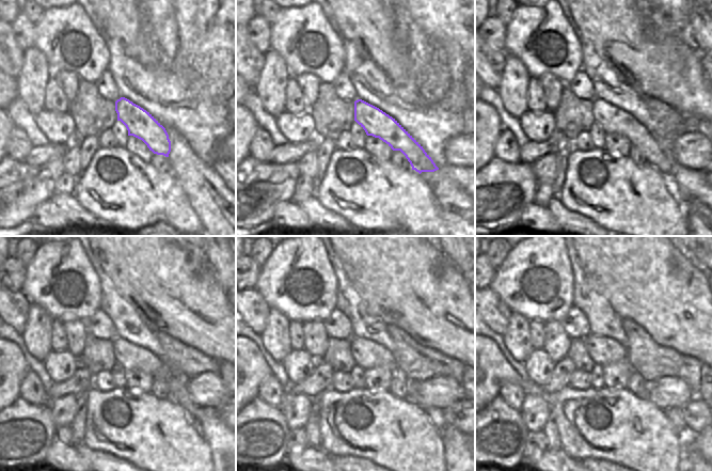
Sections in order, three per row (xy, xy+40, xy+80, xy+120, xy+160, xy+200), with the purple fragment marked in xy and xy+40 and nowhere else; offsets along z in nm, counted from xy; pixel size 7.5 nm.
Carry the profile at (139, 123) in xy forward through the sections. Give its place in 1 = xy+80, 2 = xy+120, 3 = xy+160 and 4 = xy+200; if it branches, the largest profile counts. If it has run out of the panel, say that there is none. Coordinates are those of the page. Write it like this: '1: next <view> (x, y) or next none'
1: next xy+80 (613, 120)
2: next xy+120 (131, 357)
3: next xy+160 (367, 355)
4: next xy+200 (602, 350)

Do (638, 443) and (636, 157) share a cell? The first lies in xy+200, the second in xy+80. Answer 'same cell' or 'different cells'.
different cells

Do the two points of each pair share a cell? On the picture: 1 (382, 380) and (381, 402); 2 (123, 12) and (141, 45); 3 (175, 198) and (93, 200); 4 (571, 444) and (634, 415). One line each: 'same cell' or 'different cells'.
1: different cells
2: same cell
3: same cell
4: same cell

